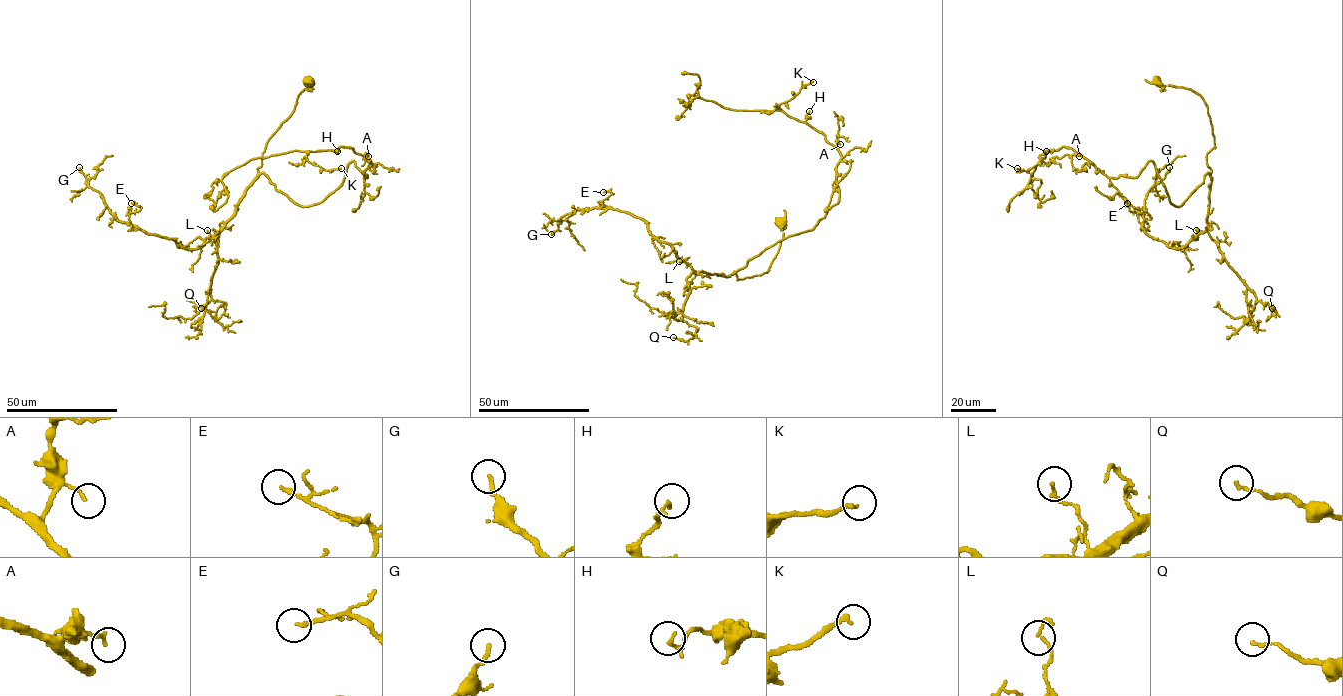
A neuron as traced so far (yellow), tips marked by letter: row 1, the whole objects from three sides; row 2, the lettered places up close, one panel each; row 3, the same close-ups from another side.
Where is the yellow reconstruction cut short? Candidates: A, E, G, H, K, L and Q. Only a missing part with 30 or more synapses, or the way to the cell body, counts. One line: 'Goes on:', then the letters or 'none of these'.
Goes on: K

